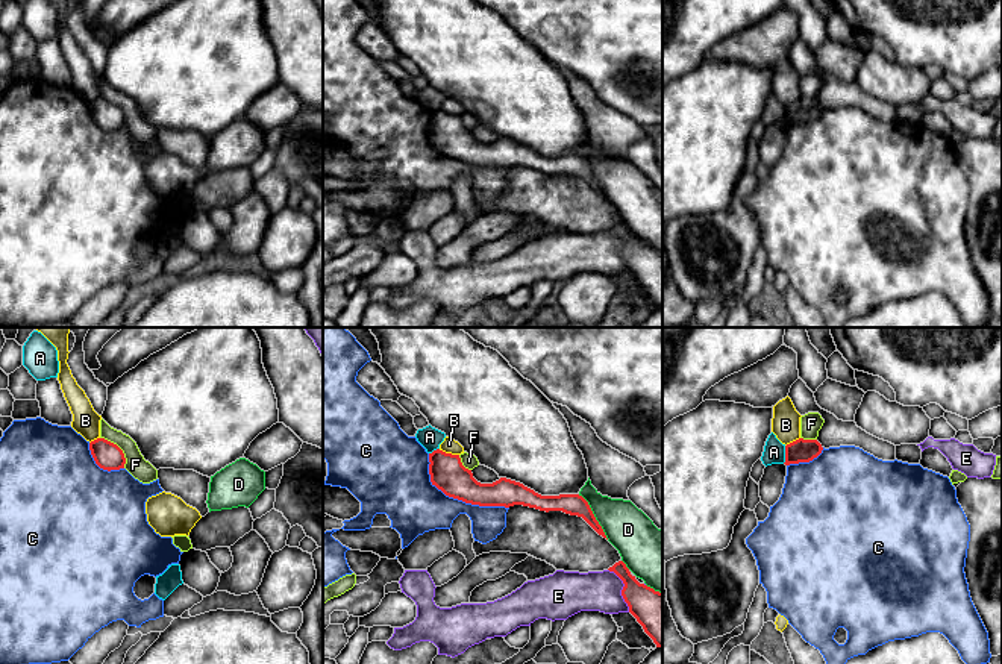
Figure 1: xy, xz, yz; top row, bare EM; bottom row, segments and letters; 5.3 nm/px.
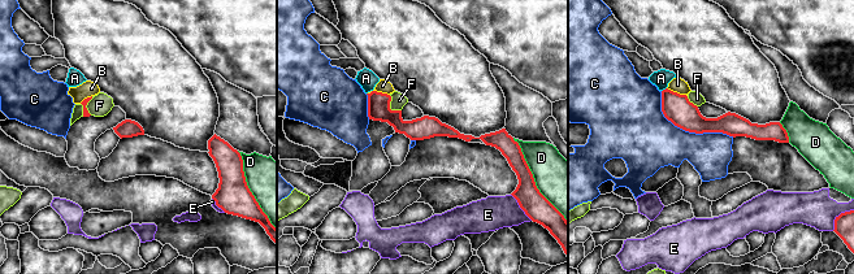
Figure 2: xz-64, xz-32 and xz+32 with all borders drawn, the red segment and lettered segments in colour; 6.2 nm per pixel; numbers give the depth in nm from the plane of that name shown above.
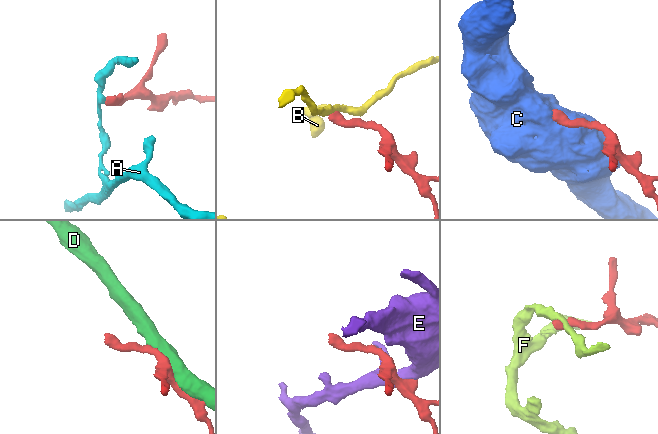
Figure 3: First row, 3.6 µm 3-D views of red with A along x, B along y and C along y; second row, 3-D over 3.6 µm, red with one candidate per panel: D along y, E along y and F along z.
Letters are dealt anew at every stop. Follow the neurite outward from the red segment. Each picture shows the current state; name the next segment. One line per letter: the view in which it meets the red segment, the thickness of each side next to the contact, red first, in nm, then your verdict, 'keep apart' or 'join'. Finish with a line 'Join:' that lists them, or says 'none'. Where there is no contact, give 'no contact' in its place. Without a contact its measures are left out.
A: contact in yz; calibres 130 and 110 nm; keep apart
B: contact in xz; calibres 190 and 80 nm; keep apart
C: contact in xz; calibres 190 and 300 nm; keep apart
D: contact in xz; calibres 110 and 240 nm; keep apart
E: contact in xz; calibres 240 and 220 nm; keep apart
F: contact in xy; calibres 140 and 110 nm; keep apart
Join: none

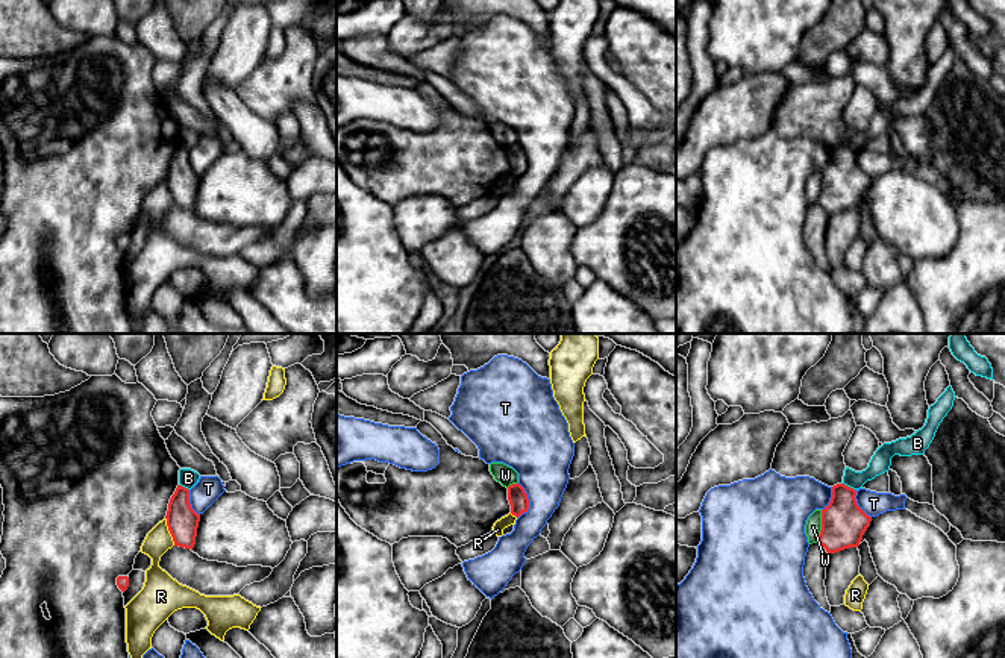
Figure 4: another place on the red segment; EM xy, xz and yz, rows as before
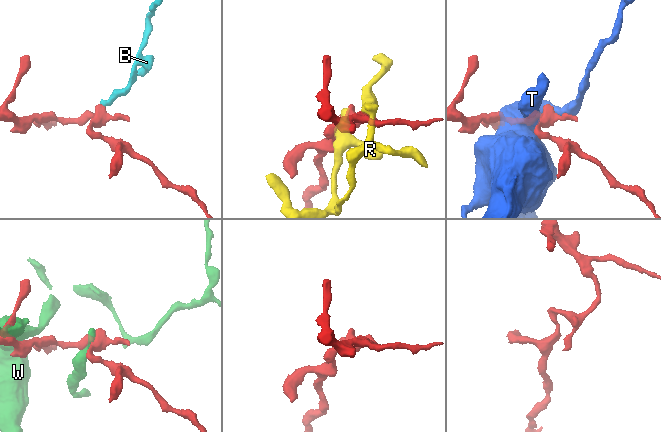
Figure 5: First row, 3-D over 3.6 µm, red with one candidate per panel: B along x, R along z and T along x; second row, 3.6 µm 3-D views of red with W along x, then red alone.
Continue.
B: contact in yz; calibres 240 and 110 nm; keep apart
R: contact in xy; calibres 170 and 140 nm; keep apart
T: contact in xz; calibres 100 and 320 nm; keep apart
W: contact in yz; calibres 240 and 90 nm; keep apart
Join: none

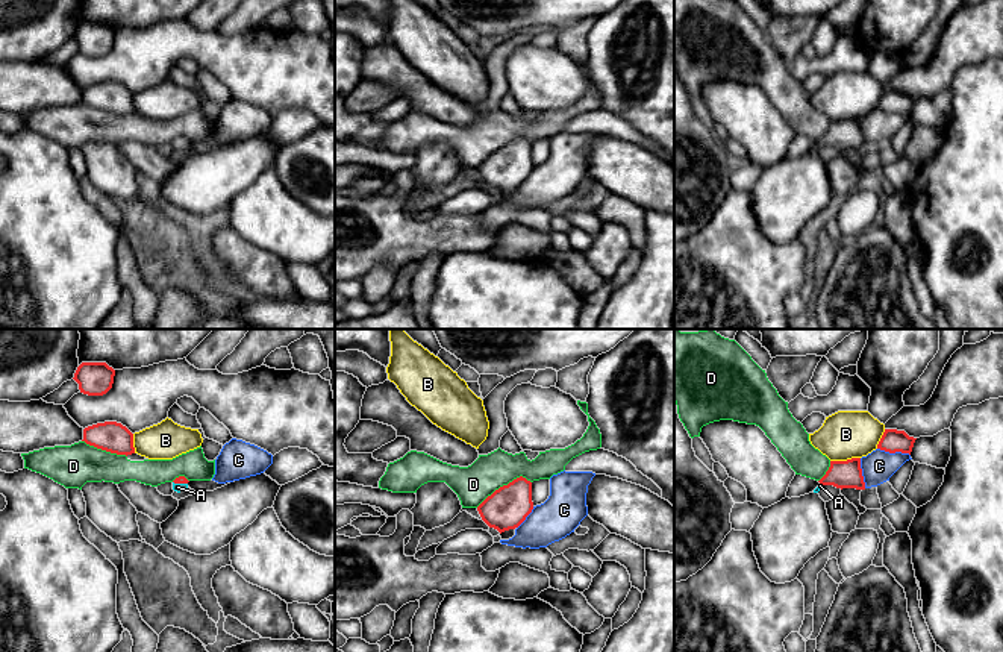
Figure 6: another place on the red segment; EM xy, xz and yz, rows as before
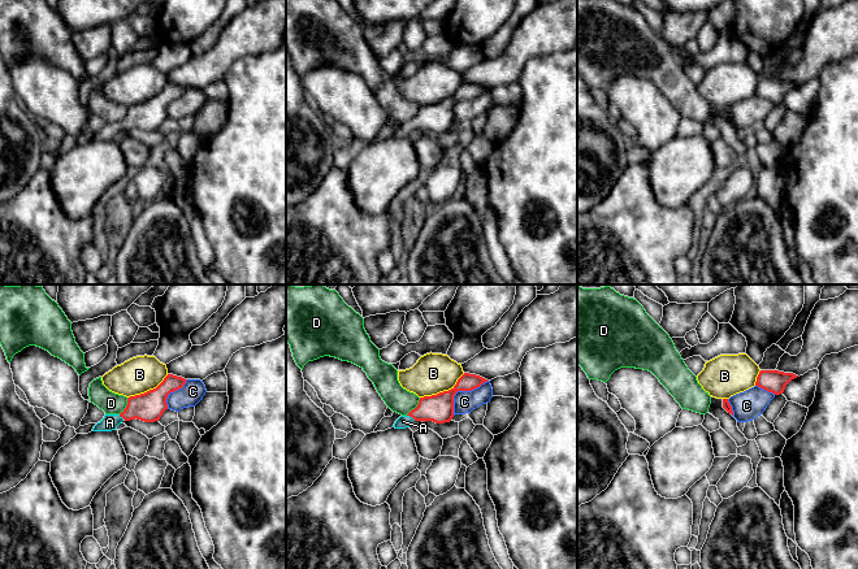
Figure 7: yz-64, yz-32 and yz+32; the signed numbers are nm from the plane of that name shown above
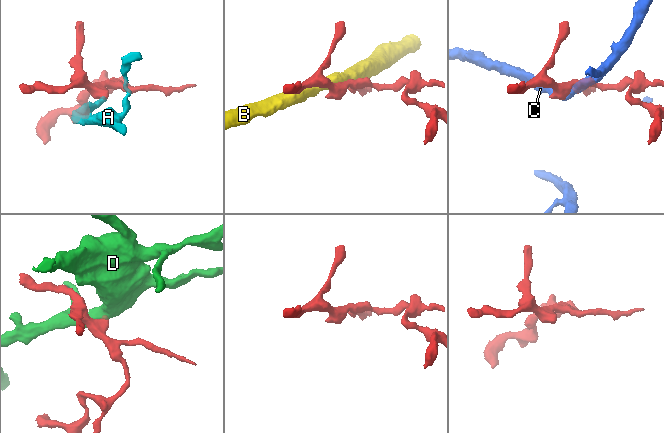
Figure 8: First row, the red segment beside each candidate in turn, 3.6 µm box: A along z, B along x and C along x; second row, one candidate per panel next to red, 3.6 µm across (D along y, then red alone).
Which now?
A: contact in xy; calibres 50 and 50 nm; join
B: contact in yz; calibres 140 and 260 nm; keep apart
C: contact in yz; calibres 120 and 170 nm; keep apart
D: contact in xz; calibres 220 and 200 nm; keep apart
Join: A

